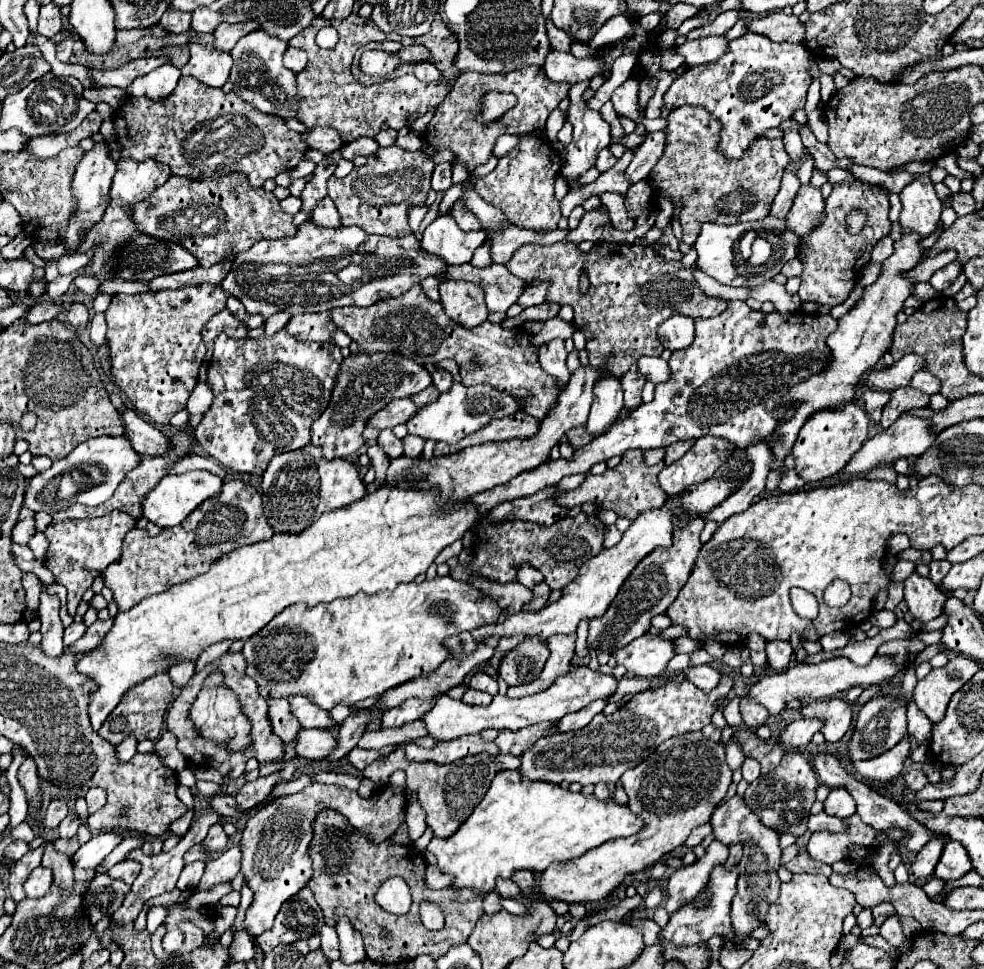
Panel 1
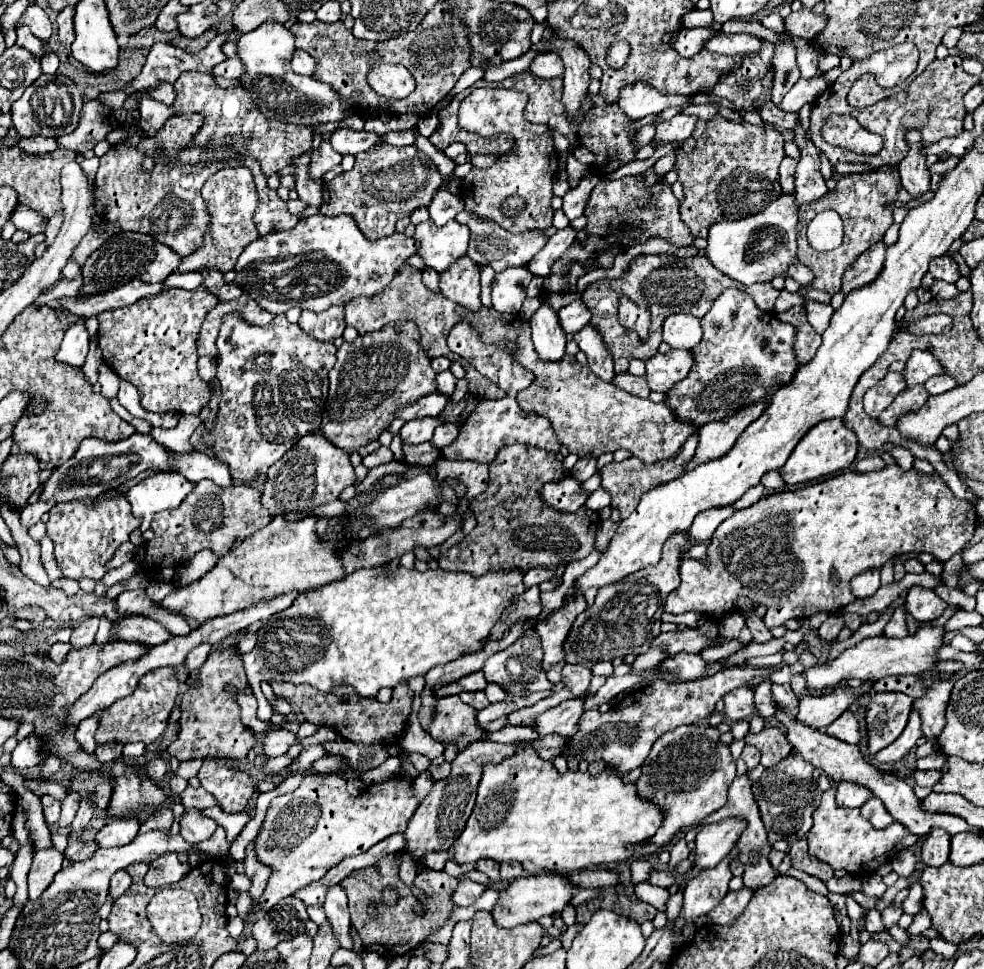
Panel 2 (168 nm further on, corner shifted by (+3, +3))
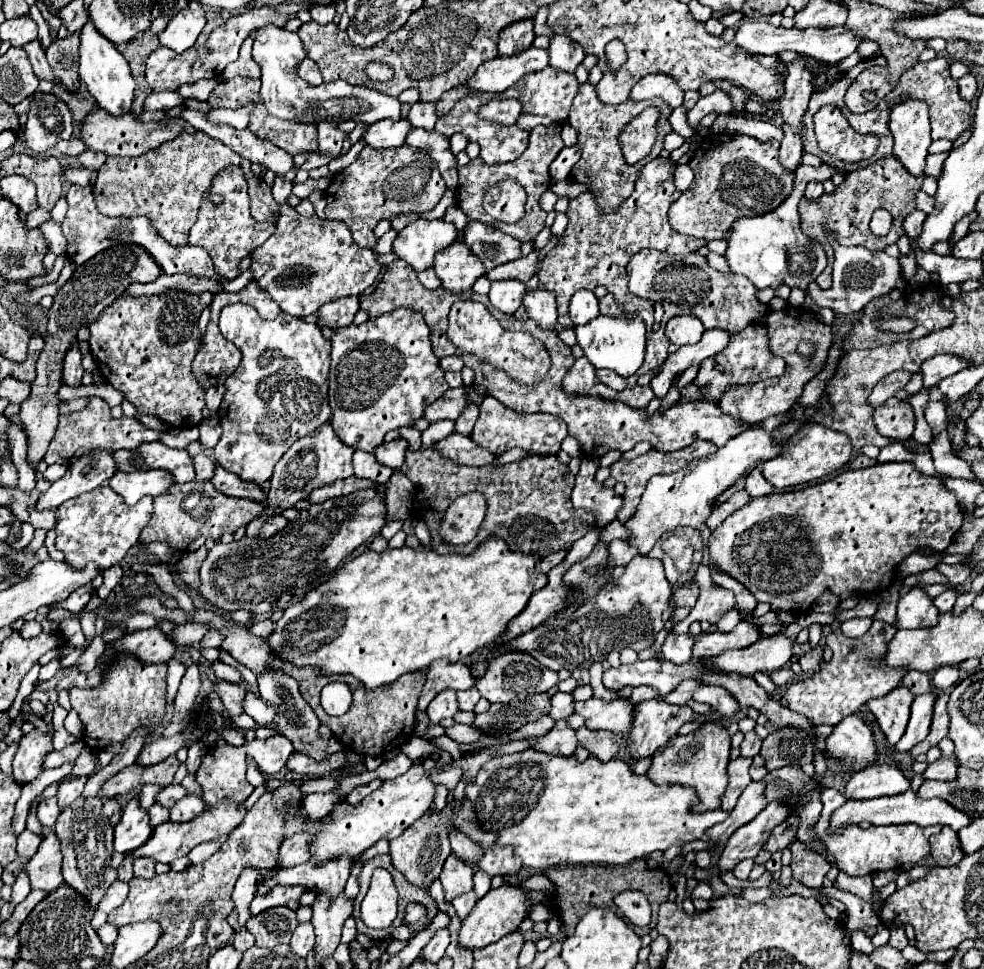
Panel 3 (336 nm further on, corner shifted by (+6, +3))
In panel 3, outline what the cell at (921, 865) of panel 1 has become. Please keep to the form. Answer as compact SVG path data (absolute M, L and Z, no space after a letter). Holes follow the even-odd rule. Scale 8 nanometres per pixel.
M944 826L940 834L930 838L930 846L932 846L930 858L938 866L954 866L964 858L962 848L958 844L958 834L954 830L950 830L948 826Z

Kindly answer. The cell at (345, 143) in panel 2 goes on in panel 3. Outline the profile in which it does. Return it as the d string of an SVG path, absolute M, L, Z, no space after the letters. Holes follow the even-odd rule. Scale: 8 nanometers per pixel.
M382 120L382 122L374 122L374 126L368 126L366 132L362 134L362 142L366 146L374 146L374 148L396 148L404 144L406 134L410 132L410 122L408 120Z

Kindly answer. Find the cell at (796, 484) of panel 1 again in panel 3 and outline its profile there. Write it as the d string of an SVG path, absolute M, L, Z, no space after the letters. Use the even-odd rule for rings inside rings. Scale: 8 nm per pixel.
M754 468L748 478L746 478L746 490L752 498L758 498L758 496L766 496L766 494L772 494L774 492L774 486L762 476L762 470L760 468Z

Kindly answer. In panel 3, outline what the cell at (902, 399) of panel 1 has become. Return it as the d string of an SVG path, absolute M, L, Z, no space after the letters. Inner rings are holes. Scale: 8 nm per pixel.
M890 398L884 406L874 410L874 422L882 436L902 442L914 432L914 410L910 402Z

